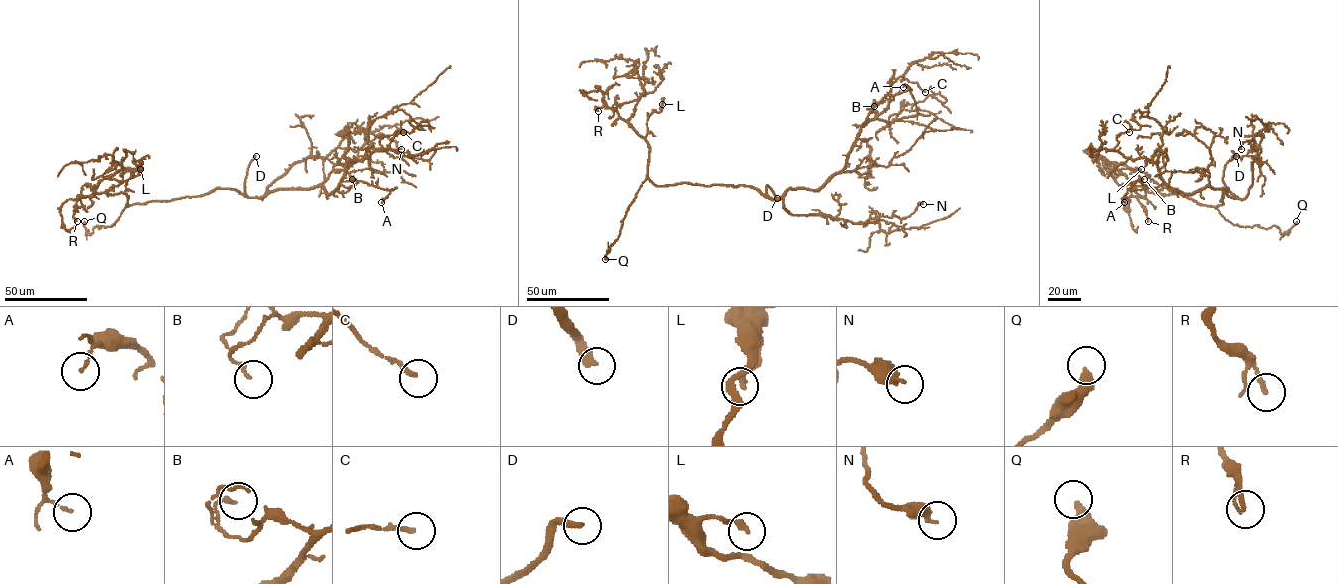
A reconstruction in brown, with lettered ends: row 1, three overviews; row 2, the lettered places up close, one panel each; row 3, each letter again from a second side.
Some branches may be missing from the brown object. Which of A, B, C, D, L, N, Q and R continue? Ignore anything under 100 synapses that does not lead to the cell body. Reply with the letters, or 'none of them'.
D

